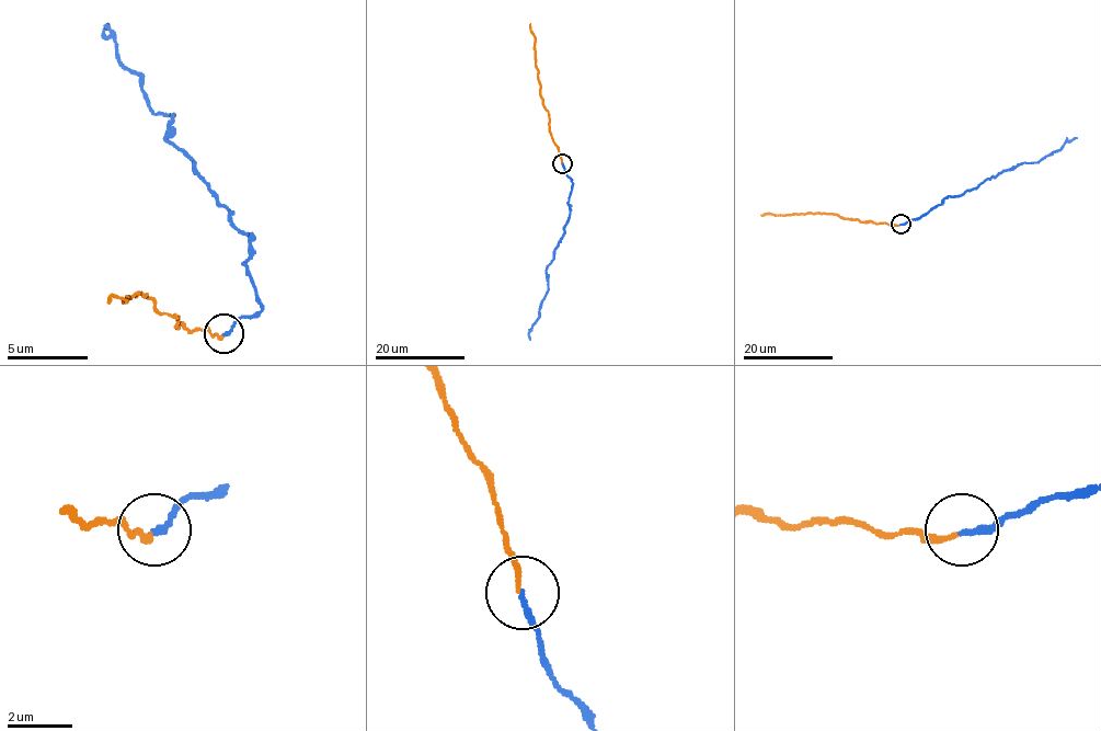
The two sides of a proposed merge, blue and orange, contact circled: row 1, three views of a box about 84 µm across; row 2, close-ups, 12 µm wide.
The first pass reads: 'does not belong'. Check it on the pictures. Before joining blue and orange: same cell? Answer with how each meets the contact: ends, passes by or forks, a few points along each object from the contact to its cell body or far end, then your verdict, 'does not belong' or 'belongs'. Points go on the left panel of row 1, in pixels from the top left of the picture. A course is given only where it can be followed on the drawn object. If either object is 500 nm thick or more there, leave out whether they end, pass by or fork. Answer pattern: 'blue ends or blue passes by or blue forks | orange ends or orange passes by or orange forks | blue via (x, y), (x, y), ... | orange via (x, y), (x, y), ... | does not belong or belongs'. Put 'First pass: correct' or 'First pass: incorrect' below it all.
blue ends | orange ends | blue via (222, 334), (259, 310), (243, 262), (251, 233), (167, 137), (170, 113), (142, 93), (102, 33), (110, 24) | orange via (222, 334), (179, 327), (174, 318), (155, 306), (146, 294), (126, 298), (126, 303), (110, 298), (110, 303) | does not belong
First pass: correct

